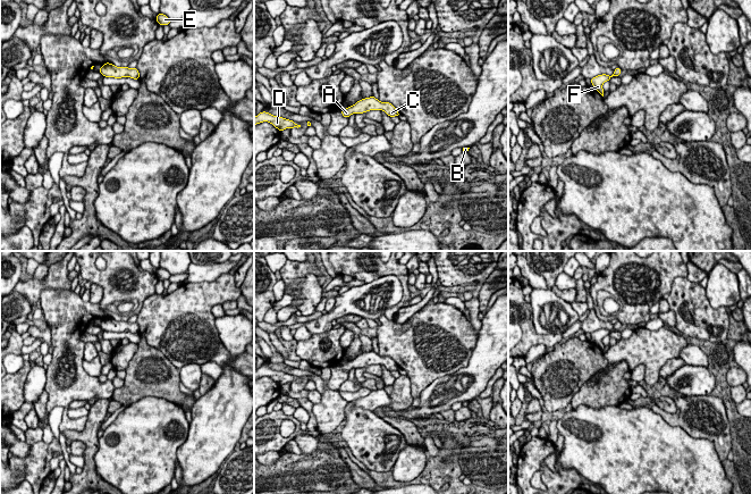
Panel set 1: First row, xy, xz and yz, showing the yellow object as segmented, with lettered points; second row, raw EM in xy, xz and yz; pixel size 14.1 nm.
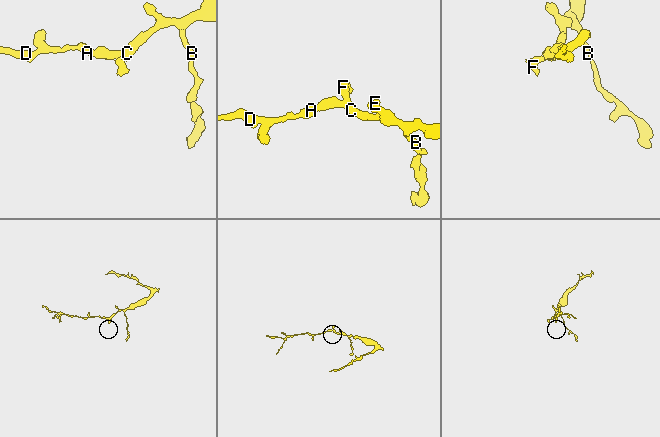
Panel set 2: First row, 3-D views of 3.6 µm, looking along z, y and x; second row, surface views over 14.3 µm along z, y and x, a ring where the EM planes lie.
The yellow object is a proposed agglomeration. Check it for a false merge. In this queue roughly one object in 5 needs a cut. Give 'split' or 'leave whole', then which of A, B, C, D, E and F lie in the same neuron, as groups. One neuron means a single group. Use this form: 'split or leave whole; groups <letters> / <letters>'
leave whole; groups A B C D E F

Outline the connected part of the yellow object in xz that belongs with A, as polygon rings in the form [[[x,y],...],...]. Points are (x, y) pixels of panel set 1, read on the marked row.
[[[373,95],[358,100],[355,104],[340,110],[340,112],[344,117],[349,118],[352,114],[363,114],[370,110],[383,110],[389,117],[400,116],[400,114],[390,102],[381,102]]]

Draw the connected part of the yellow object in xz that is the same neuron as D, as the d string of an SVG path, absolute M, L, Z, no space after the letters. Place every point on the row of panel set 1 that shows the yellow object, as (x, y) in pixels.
M262 111L258 116L254 117L254 125L268 122L272 124L276 128L278 128L280 132L286 128L301 128L302 124L294 124L294 120L289 120L282 117L277 117L271 115L270 112Z

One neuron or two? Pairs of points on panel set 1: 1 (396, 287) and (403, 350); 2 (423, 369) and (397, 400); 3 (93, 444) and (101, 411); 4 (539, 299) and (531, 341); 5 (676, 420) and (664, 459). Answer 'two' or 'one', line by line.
1: two
2: two
3: one
4: two
5: two

